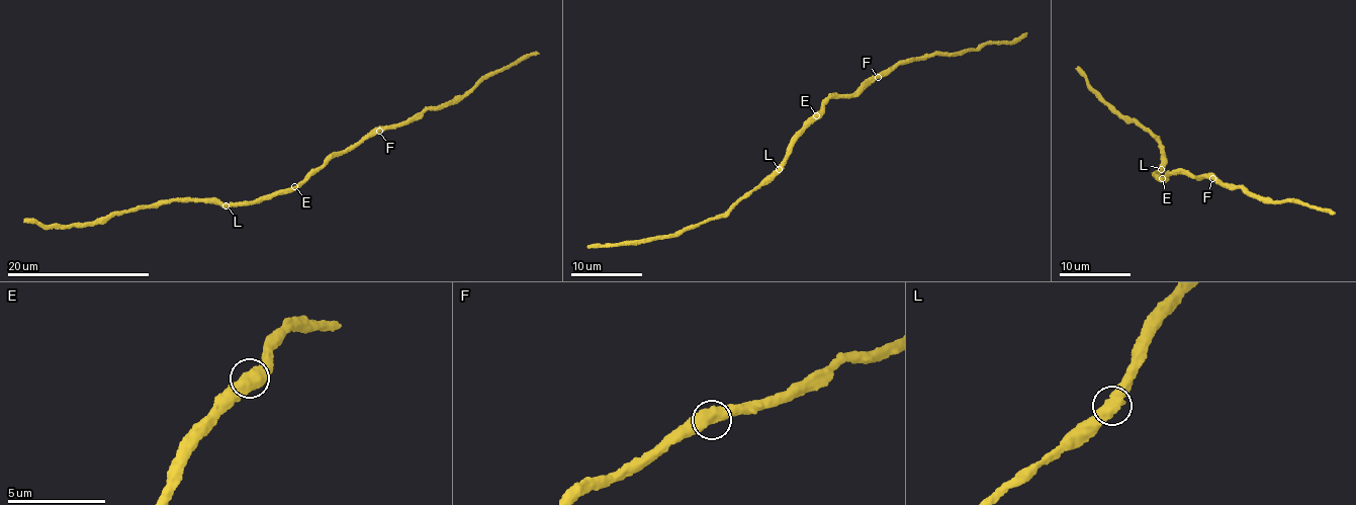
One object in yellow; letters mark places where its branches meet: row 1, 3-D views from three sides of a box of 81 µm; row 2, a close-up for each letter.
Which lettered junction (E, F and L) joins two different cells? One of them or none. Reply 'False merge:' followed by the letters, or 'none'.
False merge: none

